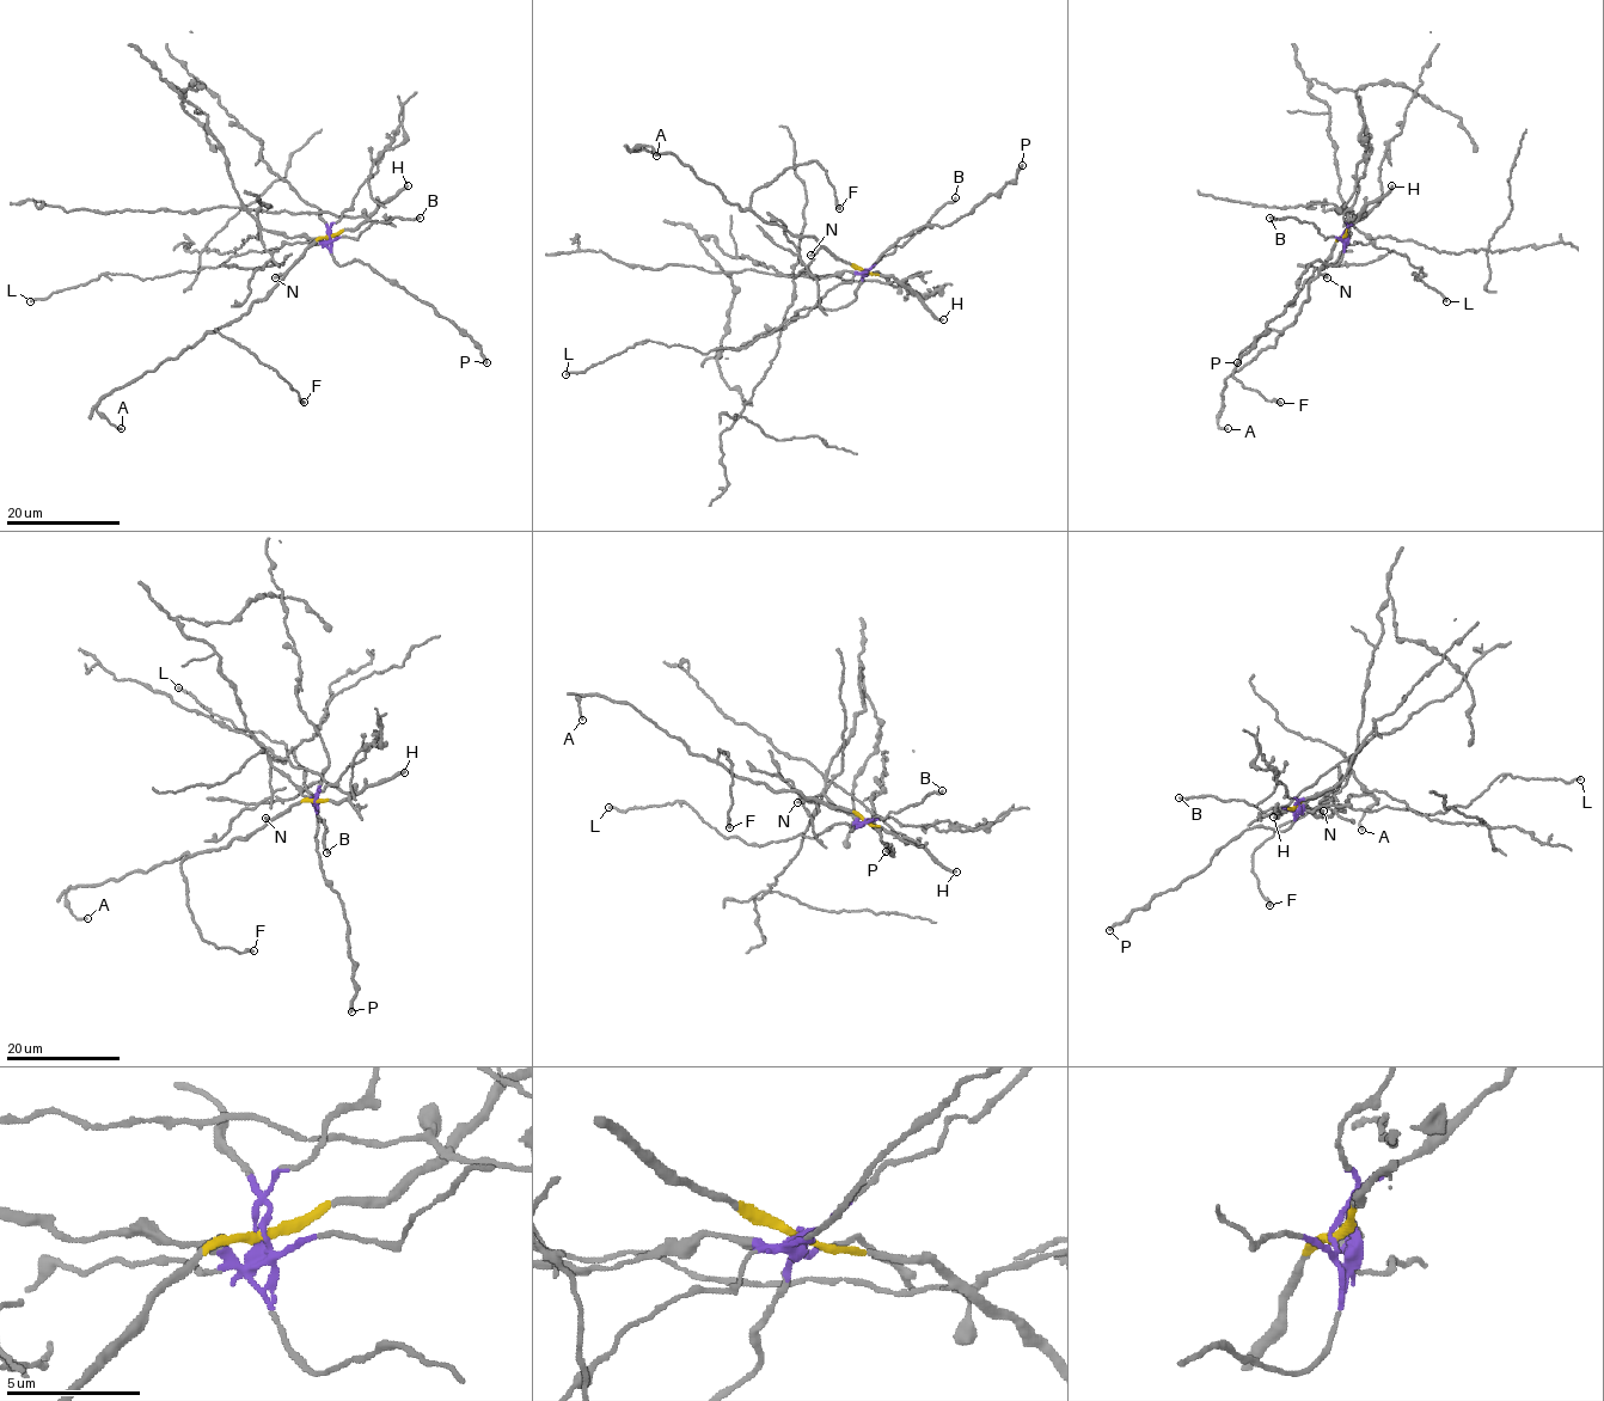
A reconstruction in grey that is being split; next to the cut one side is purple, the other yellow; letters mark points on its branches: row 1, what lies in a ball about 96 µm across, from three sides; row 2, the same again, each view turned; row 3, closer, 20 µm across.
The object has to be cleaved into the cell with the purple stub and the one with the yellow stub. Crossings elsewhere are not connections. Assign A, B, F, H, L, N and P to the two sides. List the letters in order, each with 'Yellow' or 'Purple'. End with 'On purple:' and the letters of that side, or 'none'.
A: Yellow
B: Purple
F: Yellow
H: Yellow
L: Purple
N: Yellow
P: Purple
On purple: B, L, P

